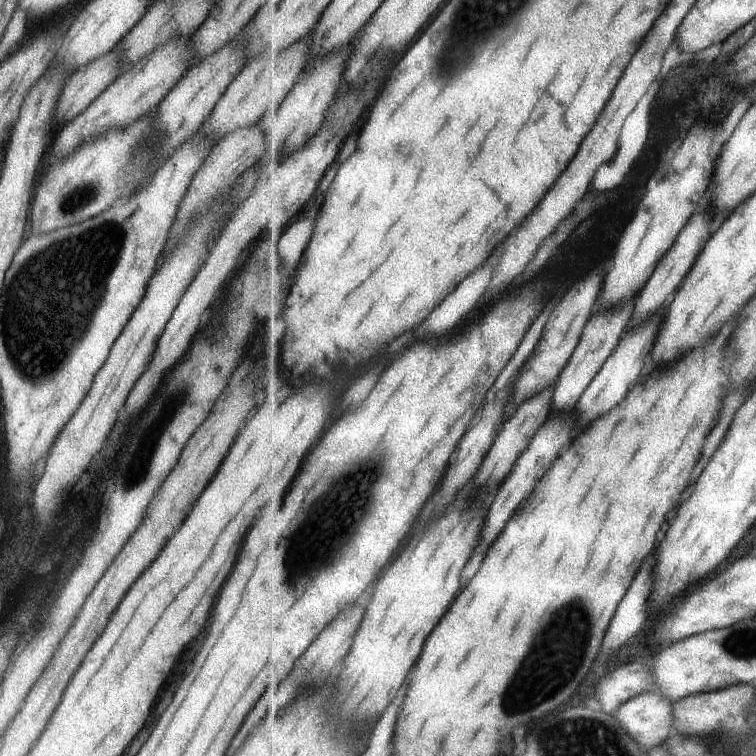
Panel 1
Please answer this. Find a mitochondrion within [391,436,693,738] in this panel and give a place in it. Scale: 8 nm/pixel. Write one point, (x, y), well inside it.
(565, 631)

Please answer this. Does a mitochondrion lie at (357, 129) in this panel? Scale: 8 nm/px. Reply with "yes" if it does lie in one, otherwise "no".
no

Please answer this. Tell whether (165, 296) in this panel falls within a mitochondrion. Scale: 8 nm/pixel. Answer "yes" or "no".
no

